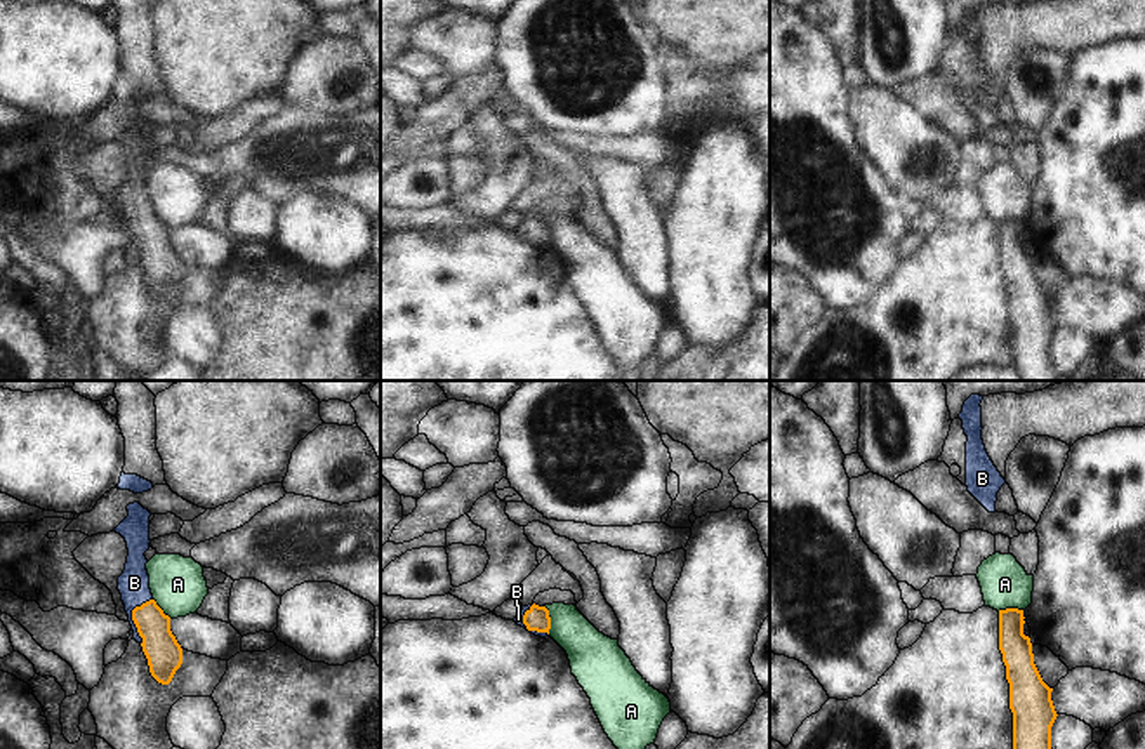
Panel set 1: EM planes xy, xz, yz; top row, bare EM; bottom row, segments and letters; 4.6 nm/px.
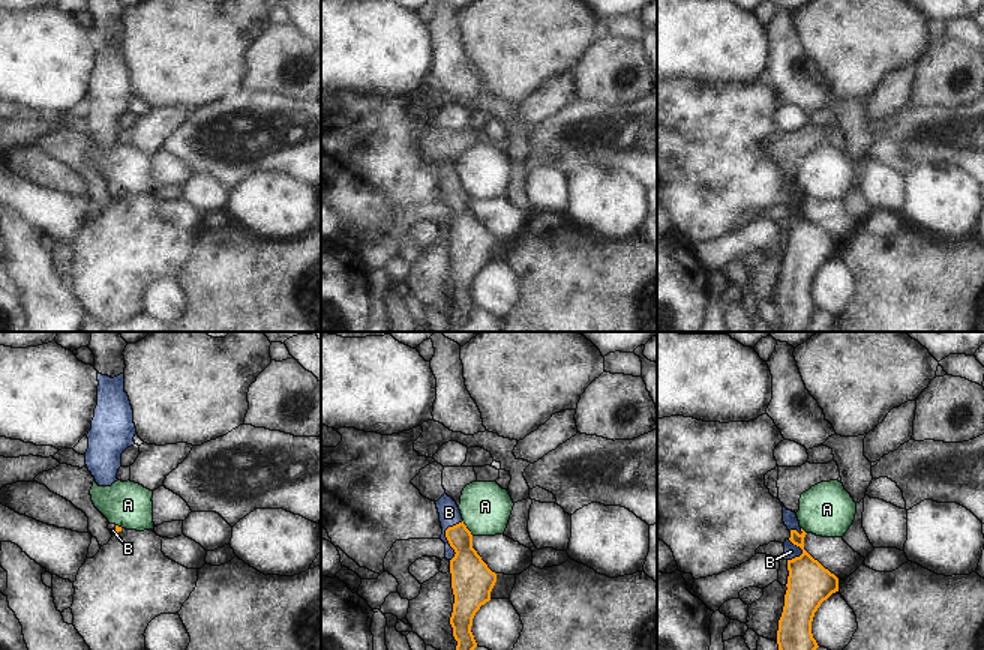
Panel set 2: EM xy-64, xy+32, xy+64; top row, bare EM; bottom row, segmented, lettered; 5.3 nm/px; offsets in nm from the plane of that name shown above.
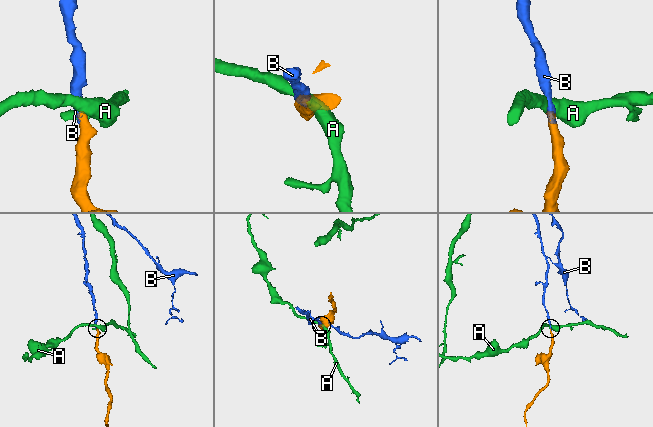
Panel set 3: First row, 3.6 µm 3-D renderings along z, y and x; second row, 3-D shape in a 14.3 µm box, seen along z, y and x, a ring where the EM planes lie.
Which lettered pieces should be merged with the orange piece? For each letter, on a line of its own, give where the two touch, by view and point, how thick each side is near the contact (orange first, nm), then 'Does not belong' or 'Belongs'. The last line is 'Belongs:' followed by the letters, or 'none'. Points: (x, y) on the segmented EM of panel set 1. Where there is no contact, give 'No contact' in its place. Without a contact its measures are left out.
A: Touches orange at xz (549, 621). Thickness 110 nm (orange) against 220 nm. Does not belong
B: Touches orange at xy (132, 617). Thickness 170 nm (orange) against 140 nm. Belongs
Belongs: B

